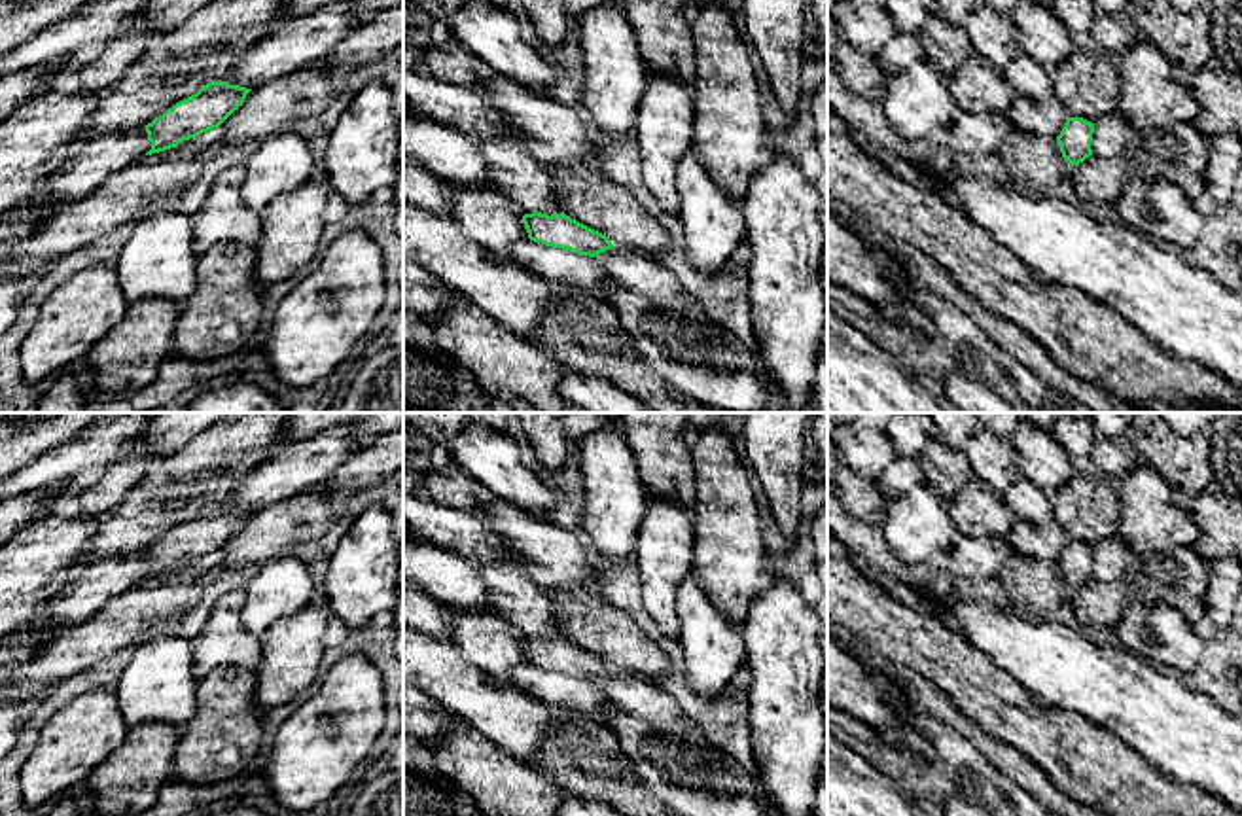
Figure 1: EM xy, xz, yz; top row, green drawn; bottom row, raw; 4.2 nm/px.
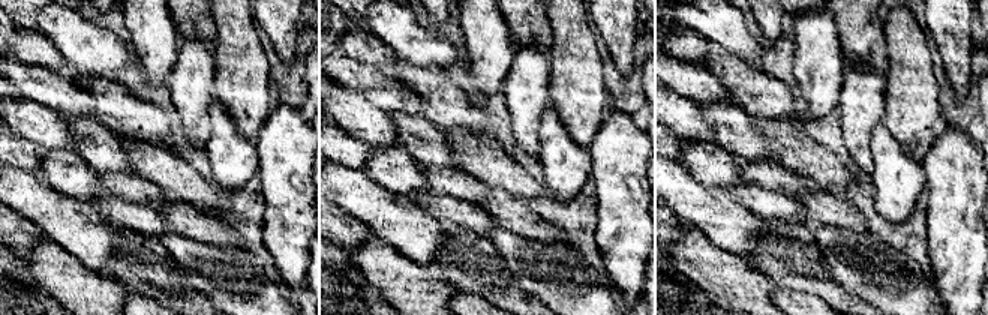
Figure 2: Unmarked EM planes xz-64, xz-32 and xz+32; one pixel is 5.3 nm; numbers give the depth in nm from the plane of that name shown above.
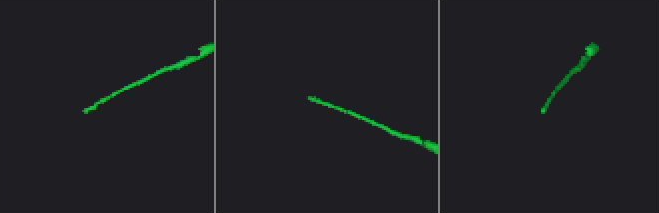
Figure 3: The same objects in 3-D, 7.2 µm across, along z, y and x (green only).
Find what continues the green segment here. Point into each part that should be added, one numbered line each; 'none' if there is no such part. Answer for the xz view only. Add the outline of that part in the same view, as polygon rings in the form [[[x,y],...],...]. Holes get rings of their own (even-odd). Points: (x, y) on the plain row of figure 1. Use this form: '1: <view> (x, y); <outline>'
none

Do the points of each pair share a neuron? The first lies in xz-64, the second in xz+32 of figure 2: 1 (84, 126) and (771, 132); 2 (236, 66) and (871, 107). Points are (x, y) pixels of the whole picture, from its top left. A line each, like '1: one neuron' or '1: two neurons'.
1: two neurons
2: two neurons

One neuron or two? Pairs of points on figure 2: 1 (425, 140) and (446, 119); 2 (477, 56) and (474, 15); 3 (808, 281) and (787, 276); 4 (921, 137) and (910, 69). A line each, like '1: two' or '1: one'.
1: two
2: one
3: one
4: one

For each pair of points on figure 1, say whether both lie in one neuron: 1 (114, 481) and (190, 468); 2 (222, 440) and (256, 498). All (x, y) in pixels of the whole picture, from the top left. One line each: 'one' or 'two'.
1: two
2: two

